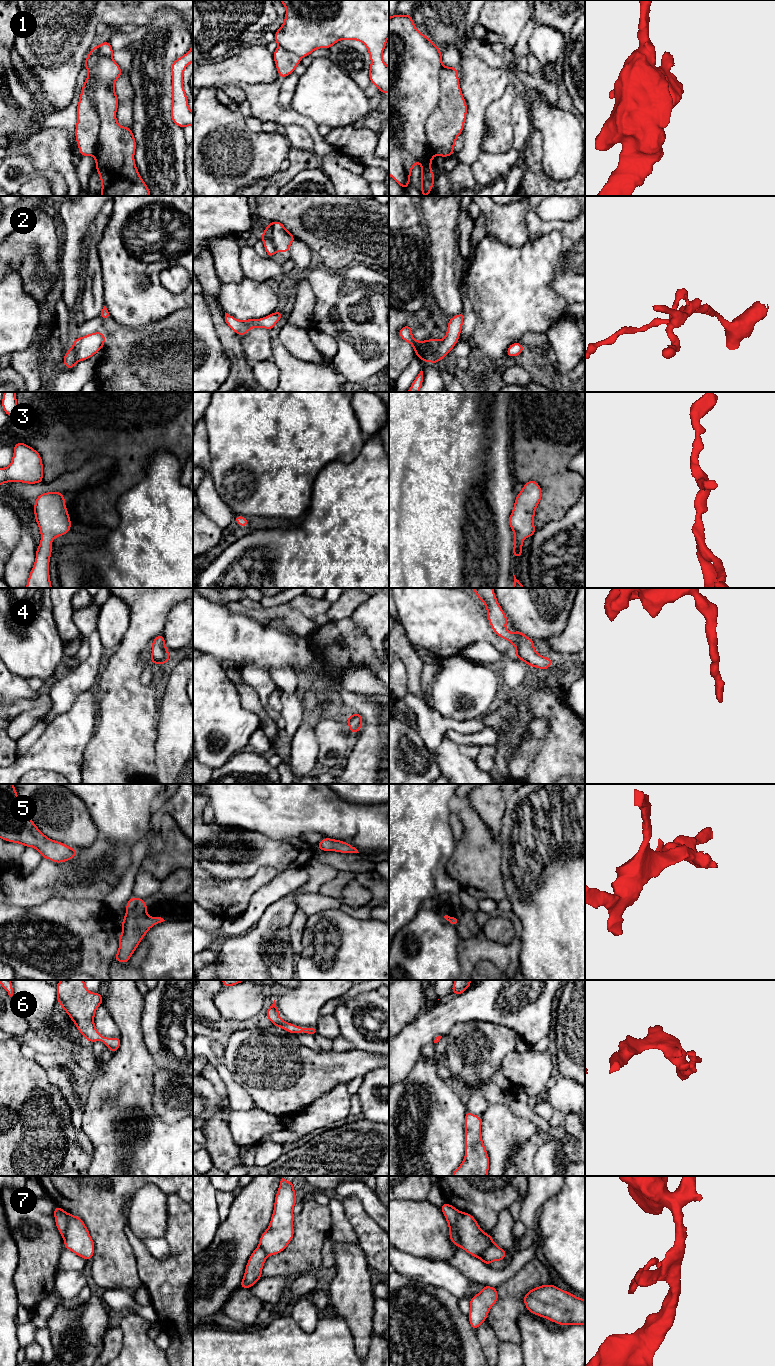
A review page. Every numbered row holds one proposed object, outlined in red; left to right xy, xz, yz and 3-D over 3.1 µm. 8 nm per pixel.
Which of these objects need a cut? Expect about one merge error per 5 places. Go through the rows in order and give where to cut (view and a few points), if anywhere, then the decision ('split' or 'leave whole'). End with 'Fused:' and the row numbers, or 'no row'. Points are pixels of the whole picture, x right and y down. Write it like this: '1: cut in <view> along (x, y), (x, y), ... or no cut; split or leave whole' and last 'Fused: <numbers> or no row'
1: cut in yz along (442, 66), (439, 103), (425, 127), (427, 142), (435, 154); split
2: cut in yz along (438, 340), (435, 354), (429, 361); split
3: no cut; leave whole
4: no cut; leave whole
5: no cut; leave whole
6: no cut; leave whole
7: cut in yz along (457, 1211), (457, 1230), (461, 1247); split
Fused: 1, 2, 7

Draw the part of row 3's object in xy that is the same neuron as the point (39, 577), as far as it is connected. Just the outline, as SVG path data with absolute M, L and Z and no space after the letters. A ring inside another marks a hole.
M46 492L39 495L35 499L34 514L42 538L36 549L35 563L26 588L52 588L49 575L52 540L65 535L72 525L62 492Z

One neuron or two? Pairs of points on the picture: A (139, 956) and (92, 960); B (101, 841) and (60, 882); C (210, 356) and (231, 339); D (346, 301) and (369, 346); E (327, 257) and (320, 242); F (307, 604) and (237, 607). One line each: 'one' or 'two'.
A: two
B: one
C: two
D: one
E: one
F: one

